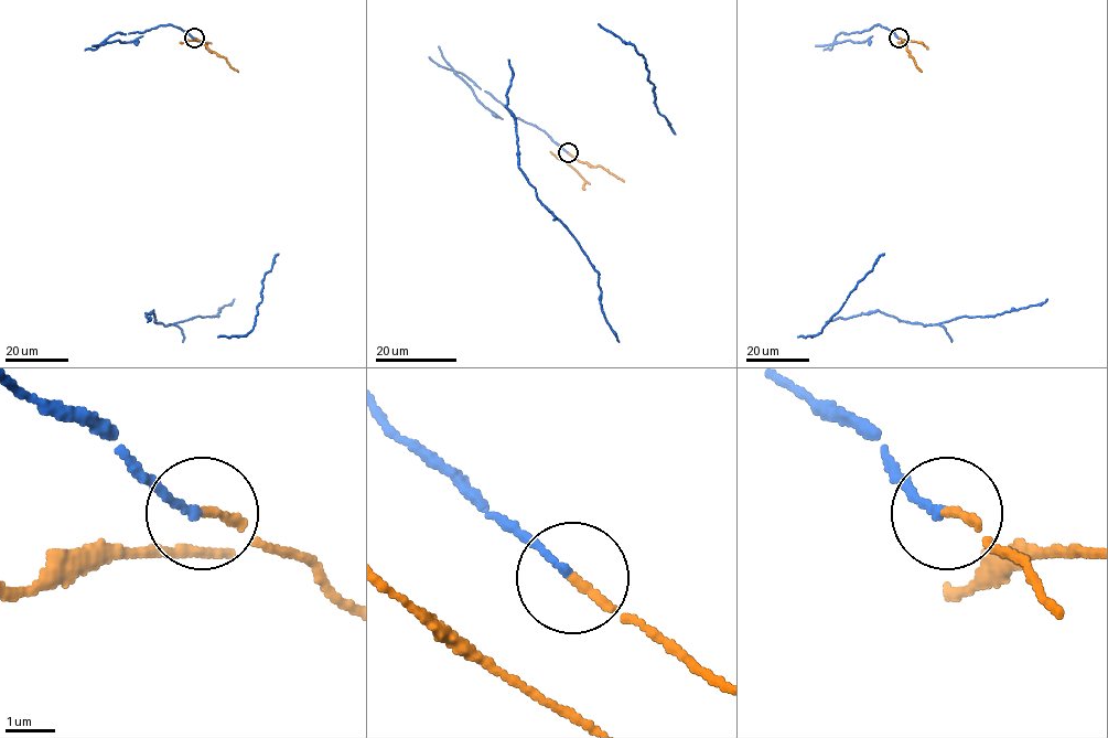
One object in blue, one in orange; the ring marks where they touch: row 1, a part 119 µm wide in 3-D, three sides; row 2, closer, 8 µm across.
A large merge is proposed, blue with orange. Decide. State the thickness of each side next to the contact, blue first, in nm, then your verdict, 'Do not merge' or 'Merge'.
Thickness 150 nm (blue) against 180 nm. Merge

